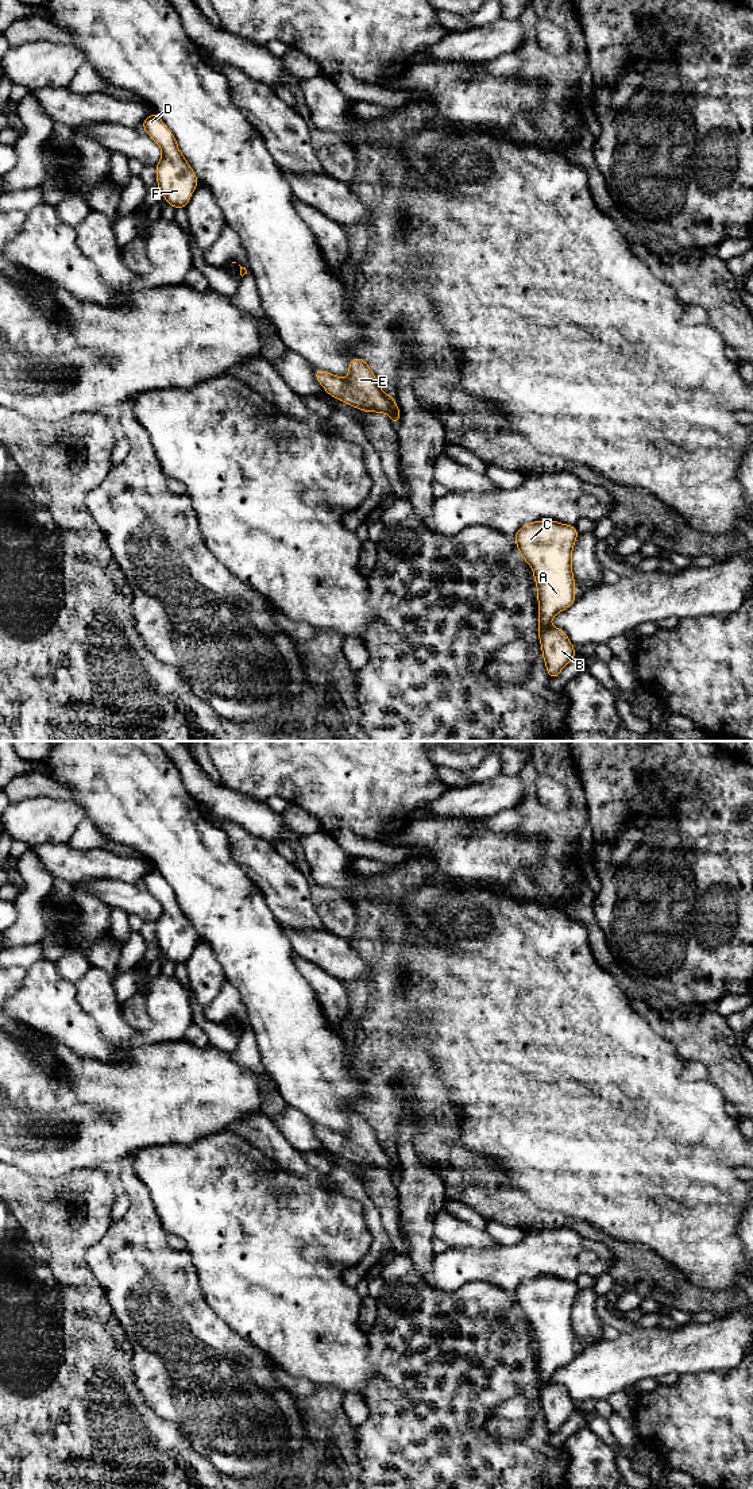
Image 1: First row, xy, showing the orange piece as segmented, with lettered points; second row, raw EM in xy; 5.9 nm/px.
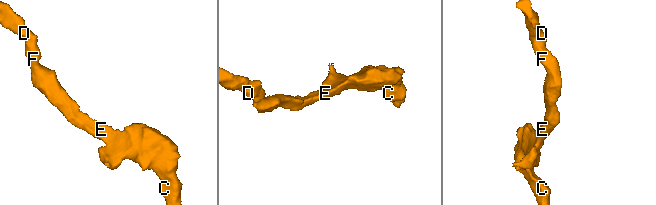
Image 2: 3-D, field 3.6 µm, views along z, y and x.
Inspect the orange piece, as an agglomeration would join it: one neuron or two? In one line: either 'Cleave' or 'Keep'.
Keep

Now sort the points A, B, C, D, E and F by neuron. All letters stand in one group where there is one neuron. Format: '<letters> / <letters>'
A B C D E F

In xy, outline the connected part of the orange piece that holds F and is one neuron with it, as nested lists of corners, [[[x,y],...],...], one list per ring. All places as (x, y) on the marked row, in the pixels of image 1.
[[[157,112],[144,119],[142,128],[162,150],[162,158],[155,165],[161,194],[174,209],[186,208],[200,182],[192,166],[181,154],[175,136]]]

